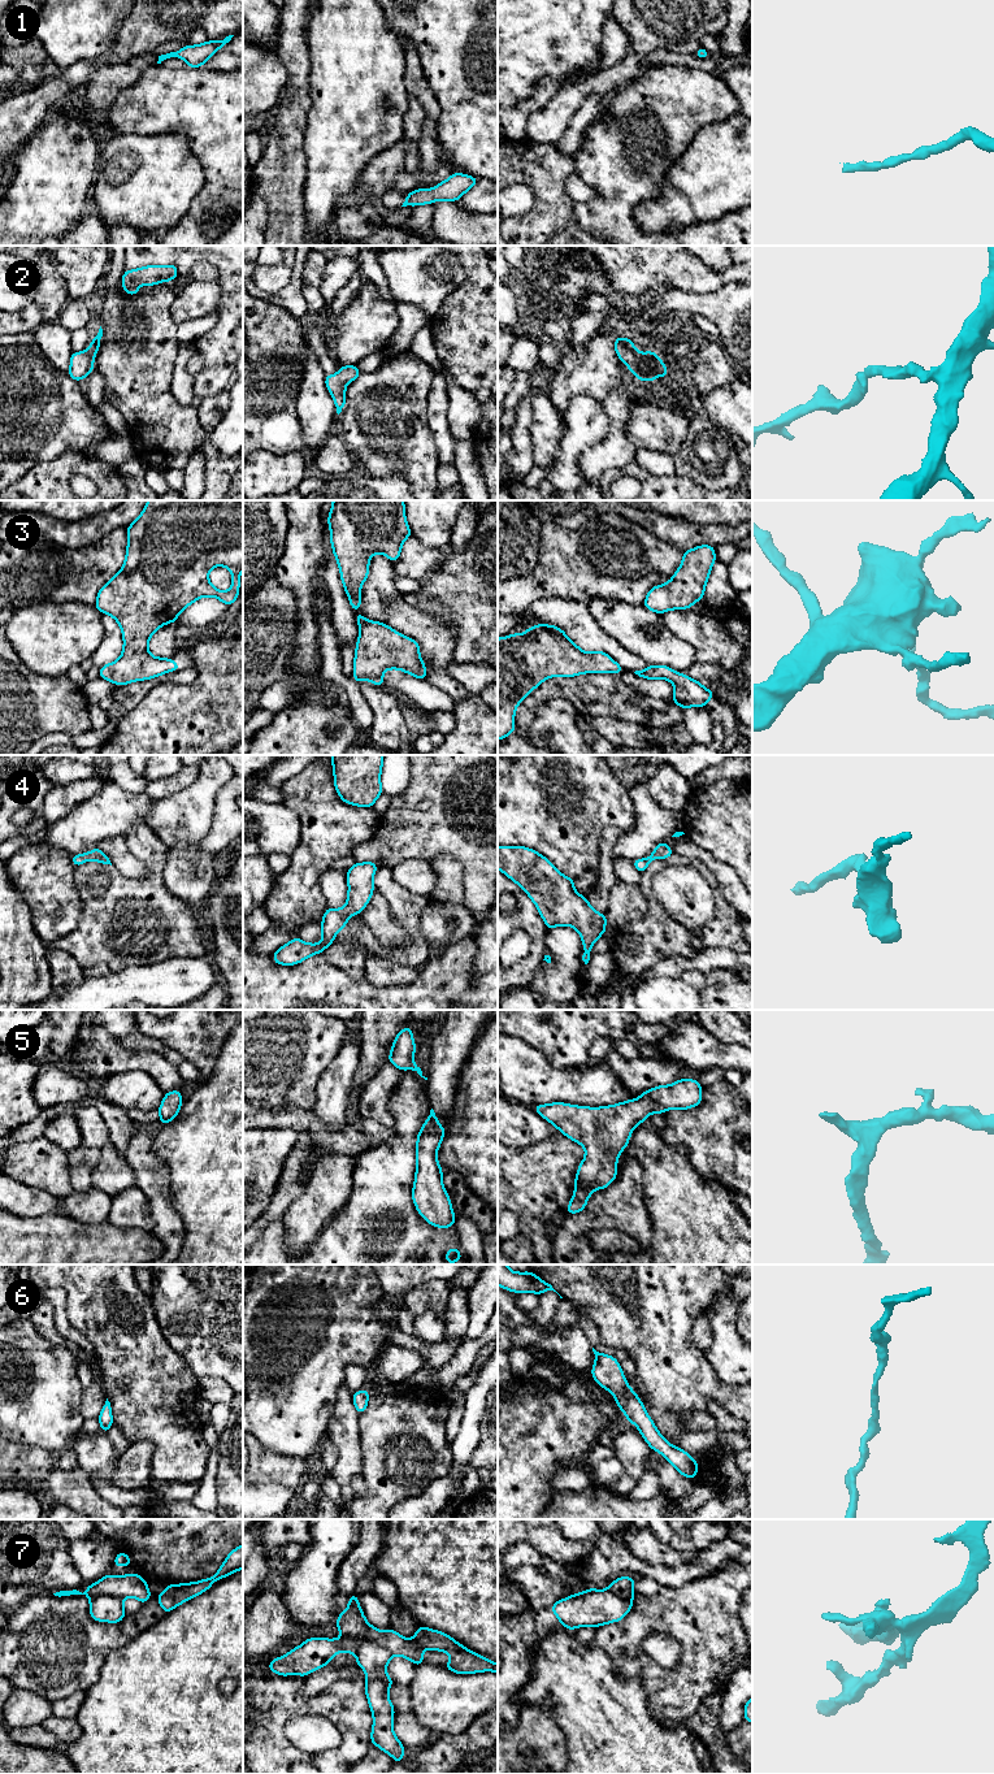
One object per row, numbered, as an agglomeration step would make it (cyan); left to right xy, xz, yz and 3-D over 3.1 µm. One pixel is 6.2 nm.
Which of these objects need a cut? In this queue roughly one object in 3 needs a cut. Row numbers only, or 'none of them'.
7

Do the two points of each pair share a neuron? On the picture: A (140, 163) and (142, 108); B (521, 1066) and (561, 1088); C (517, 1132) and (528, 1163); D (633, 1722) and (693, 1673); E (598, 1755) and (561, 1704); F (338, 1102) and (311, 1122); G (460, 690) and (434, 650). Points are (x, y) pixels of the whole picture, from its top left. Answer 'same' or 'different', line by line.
A: different
B: same
C: different
D: different
E: same
F: different
G: same

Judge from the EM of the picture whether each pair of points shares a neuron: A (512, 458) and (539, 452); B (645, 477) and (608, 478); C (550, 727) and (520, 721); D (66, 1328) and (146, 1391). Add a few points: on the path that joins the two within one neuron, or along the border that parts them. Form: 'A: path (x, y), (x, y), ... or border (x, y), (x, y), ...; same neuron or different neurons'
A: border (529, 424), (532, 462), (534, 464); different neurons
B: path (636, 472), (617, 472); same neuron
C: border (550, 699), (537, 710), (532, 724), (526, 729); different neurons
D: border (65, 1301), (66, 1317), (77, 1330); different neurons

